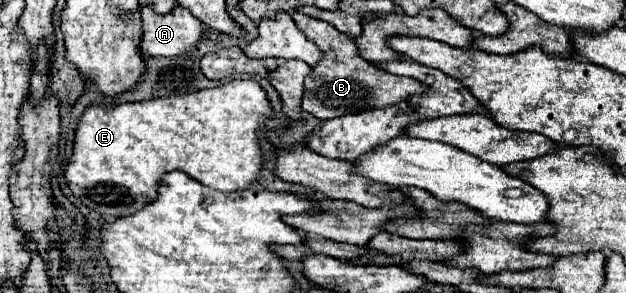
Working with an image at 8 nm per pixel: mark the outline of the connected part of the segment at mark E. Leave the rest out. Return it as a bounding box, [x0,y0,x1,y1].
[65,80,271,222]

